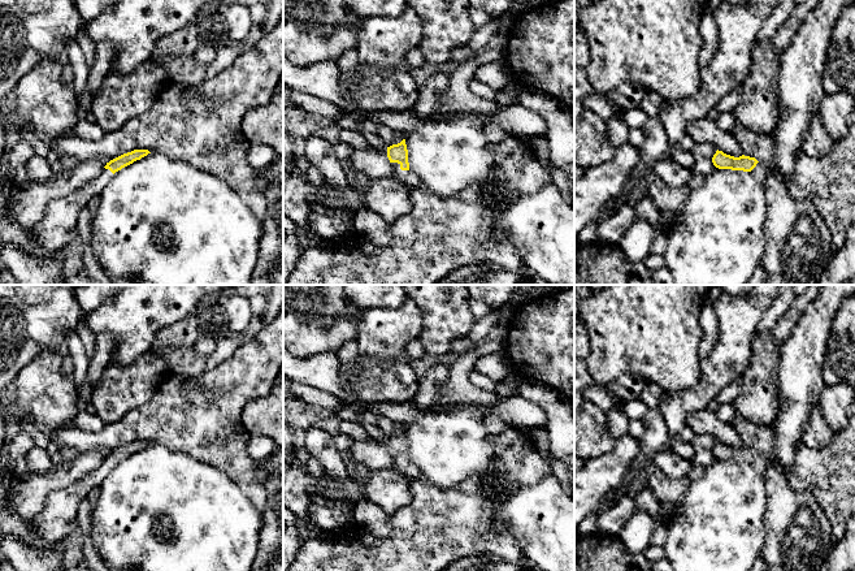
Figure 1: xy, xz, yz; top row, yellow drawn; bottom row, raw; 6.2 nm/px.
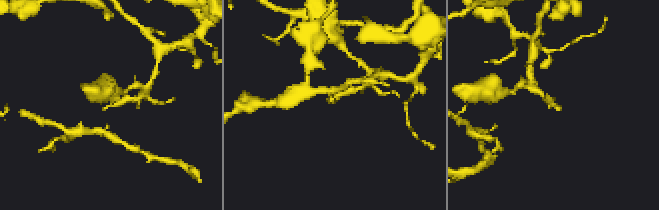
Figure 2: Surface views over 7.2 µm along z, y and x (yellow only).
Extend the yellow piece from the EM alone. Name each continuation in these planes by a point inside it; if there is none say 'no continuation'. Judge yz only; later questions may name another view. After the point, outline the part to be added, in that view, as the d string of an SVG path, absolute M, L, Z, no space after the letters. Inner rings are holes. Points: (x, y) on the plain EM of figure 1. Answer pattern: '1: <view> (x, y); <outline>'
1: yz (759, 463); M758 454L756 458L751 462L751 466L756 470L756 472L764 477L767 470L768 460L761 455Z

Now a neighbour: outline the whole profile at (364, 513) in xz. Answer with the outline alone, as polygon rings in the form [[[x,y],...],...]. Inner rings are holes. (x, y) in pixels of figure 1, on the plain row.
[[[368,499],[353,503],[353,522],[363,524],[377,536],[387,536],[392,532],[390,516]]]

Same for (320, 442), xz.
[[[307,421],[304,447],[320,462],[325,472],[334,480],[335,498],[352,503],[366,499],[361,485],[348,475],[343,454],[337,449],[330,427],[322,423]]]

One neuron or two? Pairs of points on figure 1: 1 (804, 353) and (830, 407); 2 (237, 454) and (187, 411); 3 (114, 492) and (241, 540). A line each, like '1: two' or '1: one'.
1: two
2: one
3: one

